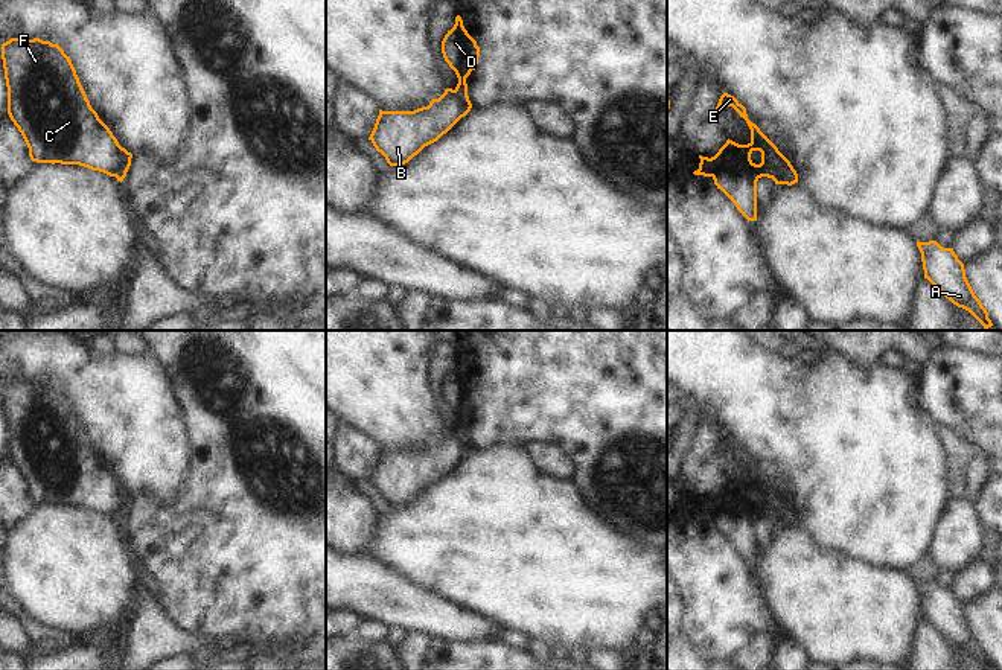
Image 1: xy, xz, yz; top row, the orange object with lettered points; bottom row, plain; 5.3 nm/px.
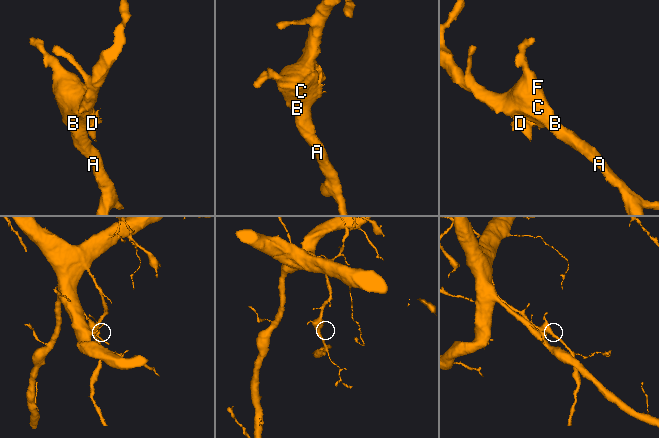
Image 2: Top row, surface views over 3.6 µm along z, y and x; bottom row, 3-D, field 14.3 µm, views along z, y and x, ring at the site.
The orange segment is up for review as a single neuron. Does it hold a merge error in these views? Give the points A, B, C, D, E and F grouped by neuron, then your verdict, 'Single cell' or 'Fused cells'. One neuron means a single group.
Groups: A B C E F / D. Fused cells

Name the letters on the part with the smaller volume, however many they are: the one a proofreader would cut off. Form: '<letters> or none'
D

